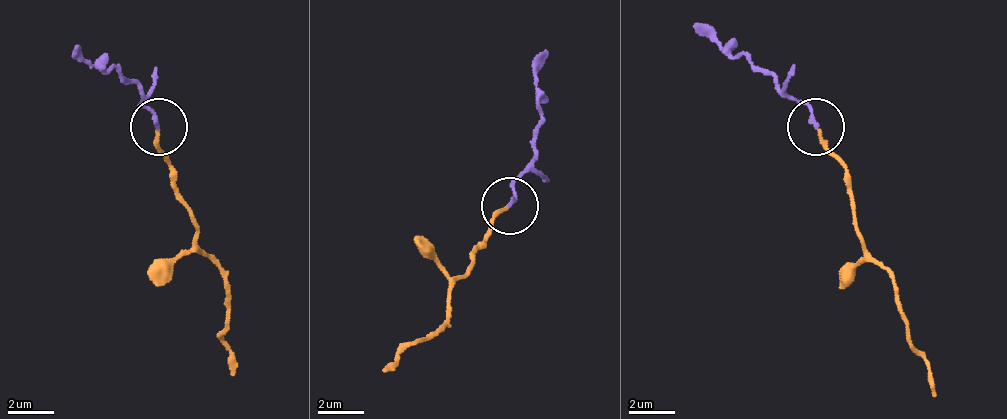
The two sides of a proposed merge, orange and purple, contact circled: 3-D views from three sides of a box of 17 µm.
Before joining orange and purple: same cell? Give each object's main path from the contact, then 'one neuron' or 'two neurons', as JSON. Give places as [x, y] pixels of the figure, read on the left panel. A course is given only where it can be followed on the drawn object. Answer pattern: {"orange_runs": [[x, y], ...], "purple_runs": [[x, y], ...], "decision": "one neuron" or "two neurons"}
{"orange_runs": [[160, 128], [172, 192], [193, 236], [226, 278], [228, 376]], "purple_runs": [[160, 128], [142, 106], [135, 82], [80, 60], [76, 45]], "decision": "two neurons"}

